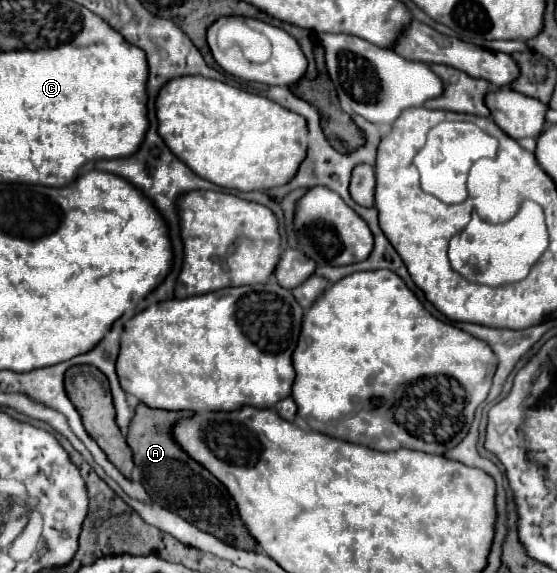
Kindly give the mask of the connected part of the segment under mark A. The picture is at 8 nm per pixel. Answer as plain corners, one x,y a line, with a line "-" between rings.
142,402
136,406
136,414
130,422
126,440
134,454
134,466
142,486
146,488
146,492
154,502
180,514
200,530
218,536
230,546
238,546
244,550
256,548
256,542
246,532
228,490
204,466
194,462
182,448
178,448
176,442
172,440
170,428
180,416
182,412
154,410

